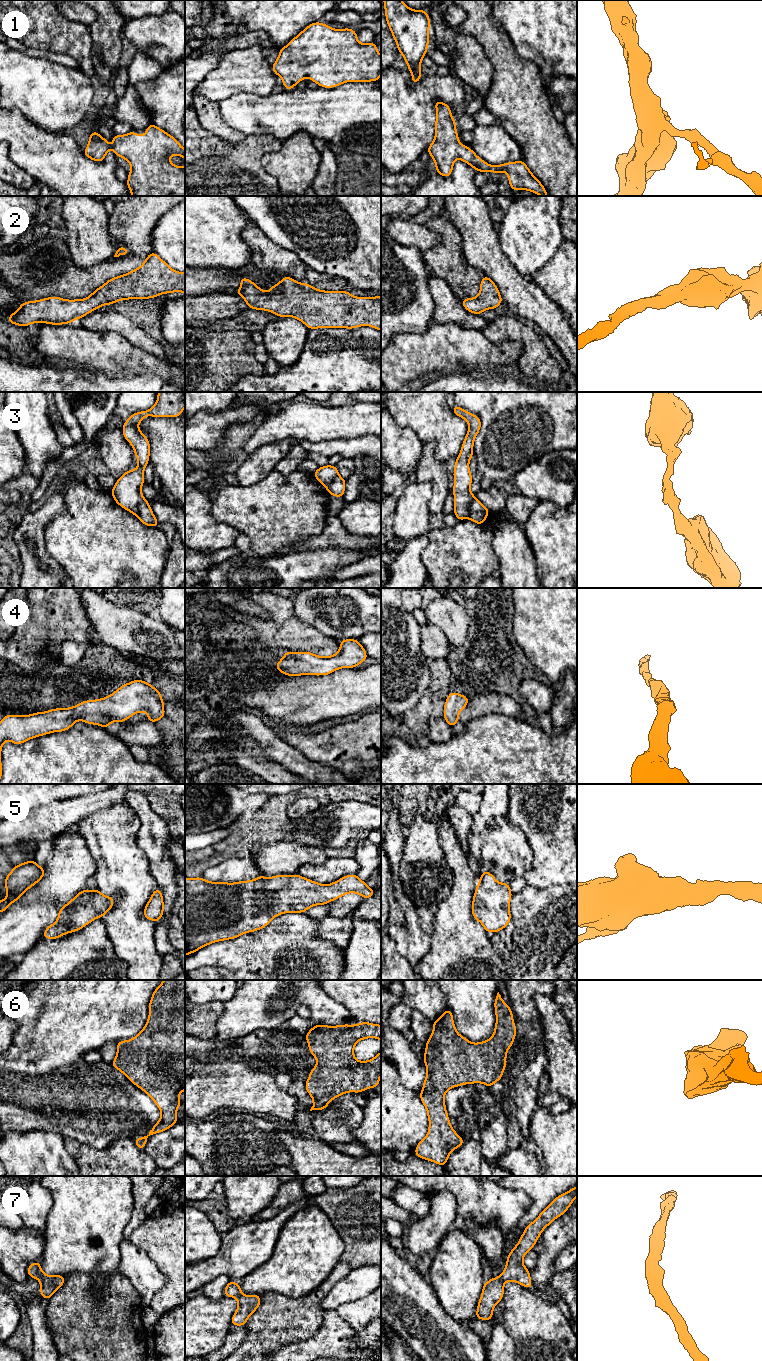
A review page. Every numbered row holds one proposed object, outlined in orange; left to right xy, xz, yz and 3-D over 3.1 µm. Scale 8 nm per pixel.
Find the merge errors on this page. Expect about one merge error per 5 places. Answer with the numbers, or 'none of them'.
3

